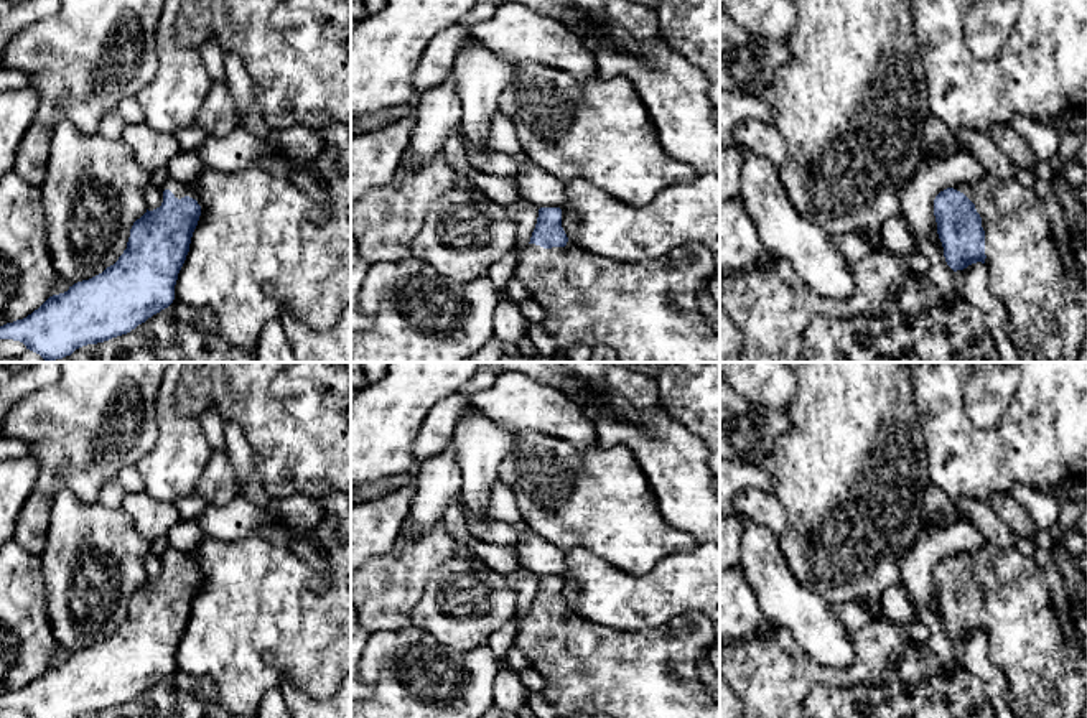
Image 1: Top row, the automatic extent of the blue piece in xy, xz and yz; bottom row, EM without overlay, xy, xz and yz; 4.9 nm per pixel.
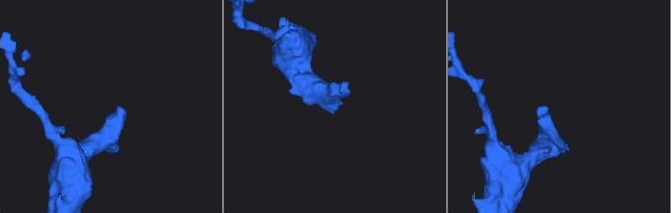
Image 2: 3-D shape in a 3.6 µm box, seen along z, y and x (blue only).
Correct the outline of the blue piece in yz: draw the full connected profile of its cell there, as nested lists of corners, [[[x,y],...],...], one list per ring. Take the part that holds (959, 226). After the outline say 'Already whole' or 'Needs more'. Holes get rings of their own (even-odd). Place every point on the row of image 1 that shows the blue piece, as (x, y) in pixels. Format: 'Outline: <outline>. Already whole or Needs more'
Outline: [[[985,173],[977,183],[960,183],[940,191],[934,199],[937,234],[947,265],[957,272],[982,262],[988,270],[990,290],[1008,311],[1008,334],[1021,362],[1077,362],[1087,341],[1087,288],[1074,255],[1071,217],[1049,193],[1039,199],[1033,188],[1016,180],[1000,180]]]. Needs more

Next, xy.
Outline: [[[168,180],[161,188],[163,203],[133,222],[127,249],[102,273],[74,283],[68,291],[49,296],[23,319],[0,326],[0,339],[20,341],[46,362],[71,356],[76,349],[109,341],[135,329],[175,300],[178,273],[189,252],[201,216],[194,184]]]. Needs more

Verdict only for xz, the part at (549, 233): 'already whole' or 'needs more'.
needs more

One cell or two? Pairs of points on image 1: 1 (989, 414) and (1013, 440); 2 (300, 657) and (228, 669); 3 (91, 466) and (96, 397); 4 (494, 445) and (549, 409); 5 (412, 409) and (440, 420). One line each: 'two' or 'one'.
1: two
2: one
3: one
4: two
5: two

